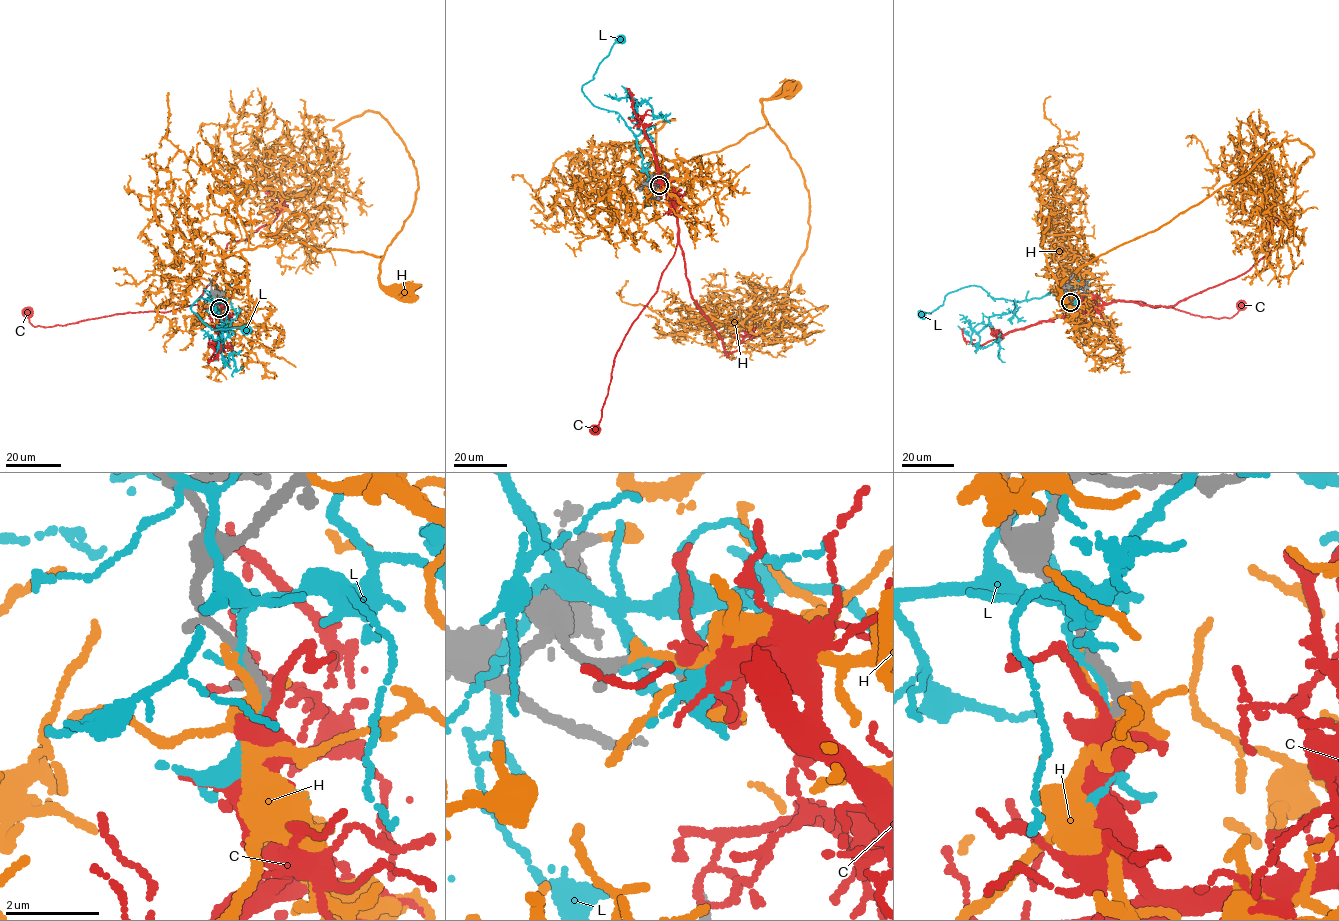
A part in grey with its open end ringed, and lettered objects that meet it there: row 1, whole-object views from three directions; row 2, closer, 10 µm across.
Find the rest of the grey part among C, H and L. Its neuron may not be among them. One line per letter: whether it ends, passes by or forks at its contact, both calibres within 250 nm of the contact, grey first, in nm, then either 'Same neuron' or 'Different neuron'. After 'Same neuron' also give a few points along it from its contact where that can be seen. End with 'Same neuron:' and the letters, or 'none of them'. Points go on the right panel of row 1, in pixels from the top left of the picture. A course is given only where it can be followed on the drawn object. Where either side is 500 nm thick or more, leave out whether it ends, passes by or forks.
C: It forks there. Thickness 260 nm (grey) against 440 nm. Different neuron
H: It forks there. Thickness 280 nm (grey) against 400 nm. Different neuron
L: It passes by. Thickness 320 nm (grey) against 160 nm. Different neuron
Same neuron: none of them

